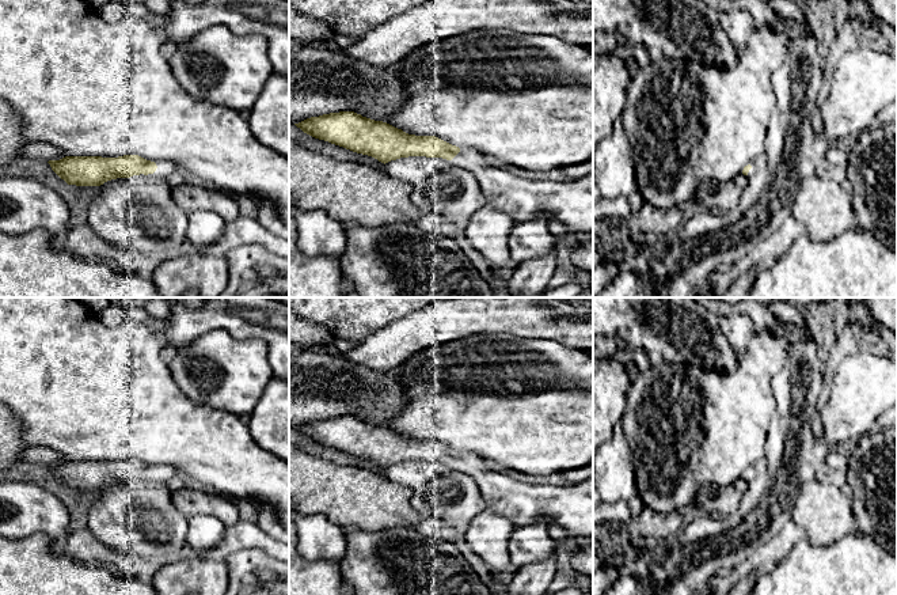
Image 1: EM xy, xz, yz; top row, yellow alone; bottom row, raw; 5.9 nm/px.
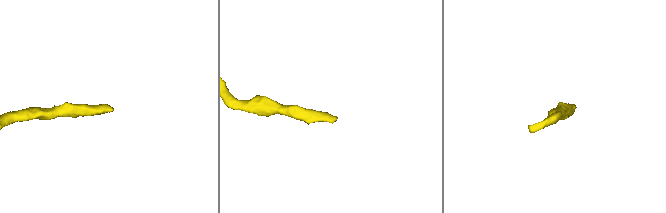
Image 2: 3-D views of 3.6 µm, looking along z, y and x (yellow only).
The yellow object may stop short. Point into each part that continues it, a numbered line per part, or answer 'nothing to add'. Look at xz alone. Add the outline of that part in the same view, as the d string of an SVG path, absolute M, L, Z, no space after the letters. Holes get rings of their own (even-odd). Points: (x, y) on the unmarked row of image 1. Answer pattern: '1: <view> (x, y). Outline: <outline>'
1: xz (570, 507). Outline: M460 452L452 466L474 477L479 485L484 508L506 516L514 527L540 522L546 527L556 524L570 531L573 537L593 537L593 477L567 486L524 484L493 471L487 461L474 452Z

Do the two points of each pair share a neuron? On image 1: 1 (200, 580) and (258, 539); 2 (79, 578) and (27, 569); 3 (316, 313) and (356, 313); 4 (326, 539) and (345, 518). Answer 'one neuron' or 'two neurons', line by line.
1: one neuron
2: one neuron
3: one neuron
4: two neurons

